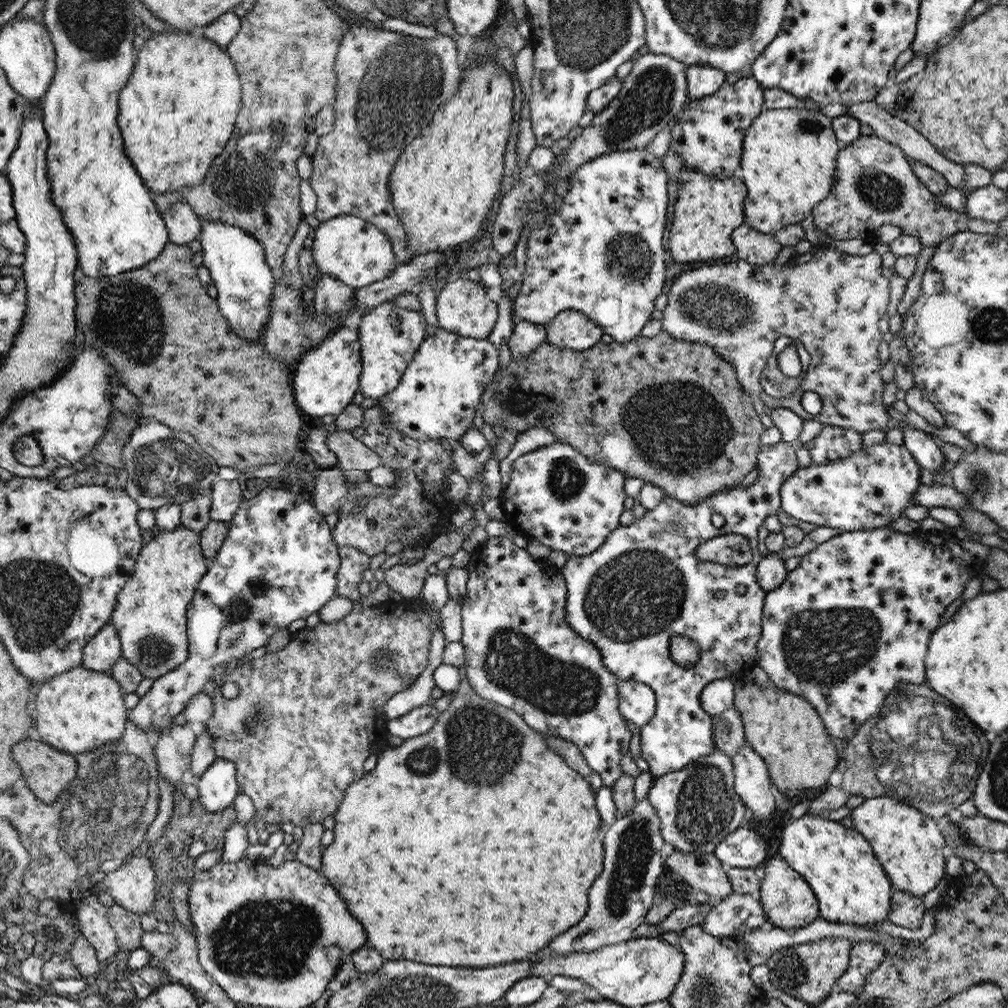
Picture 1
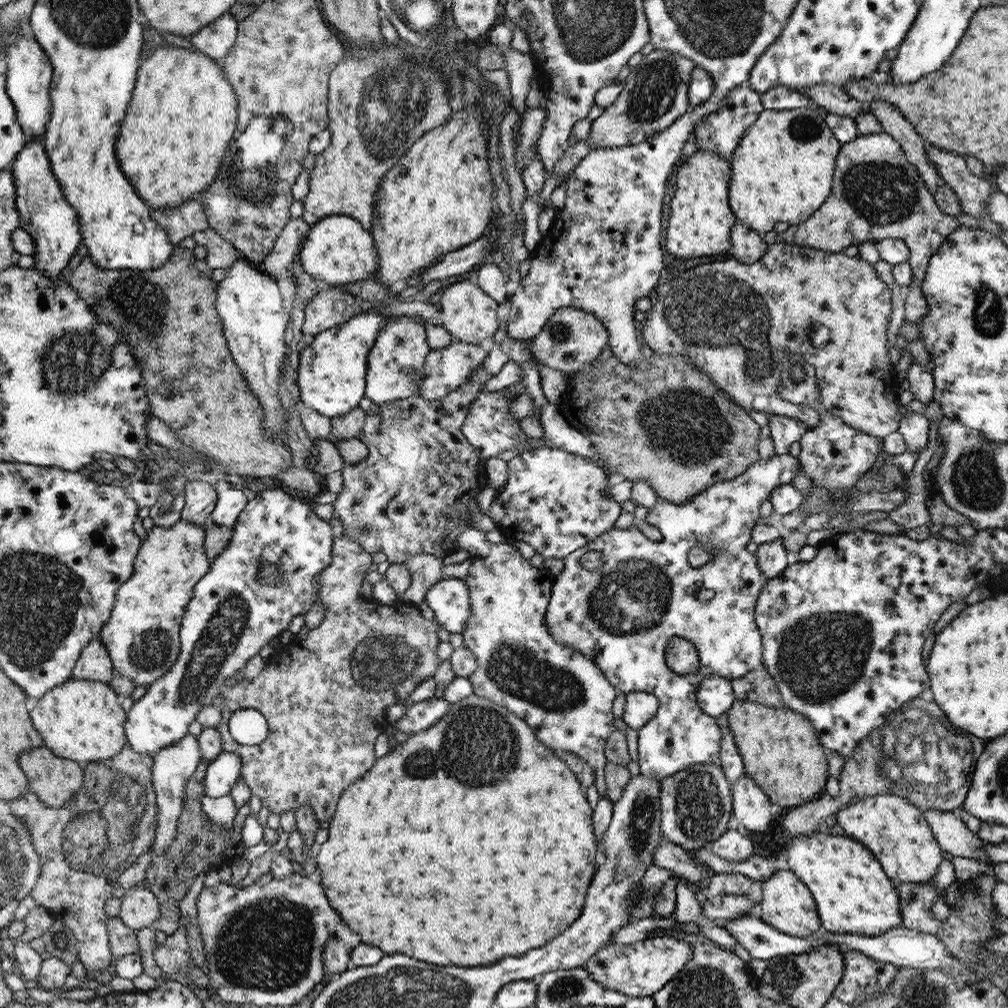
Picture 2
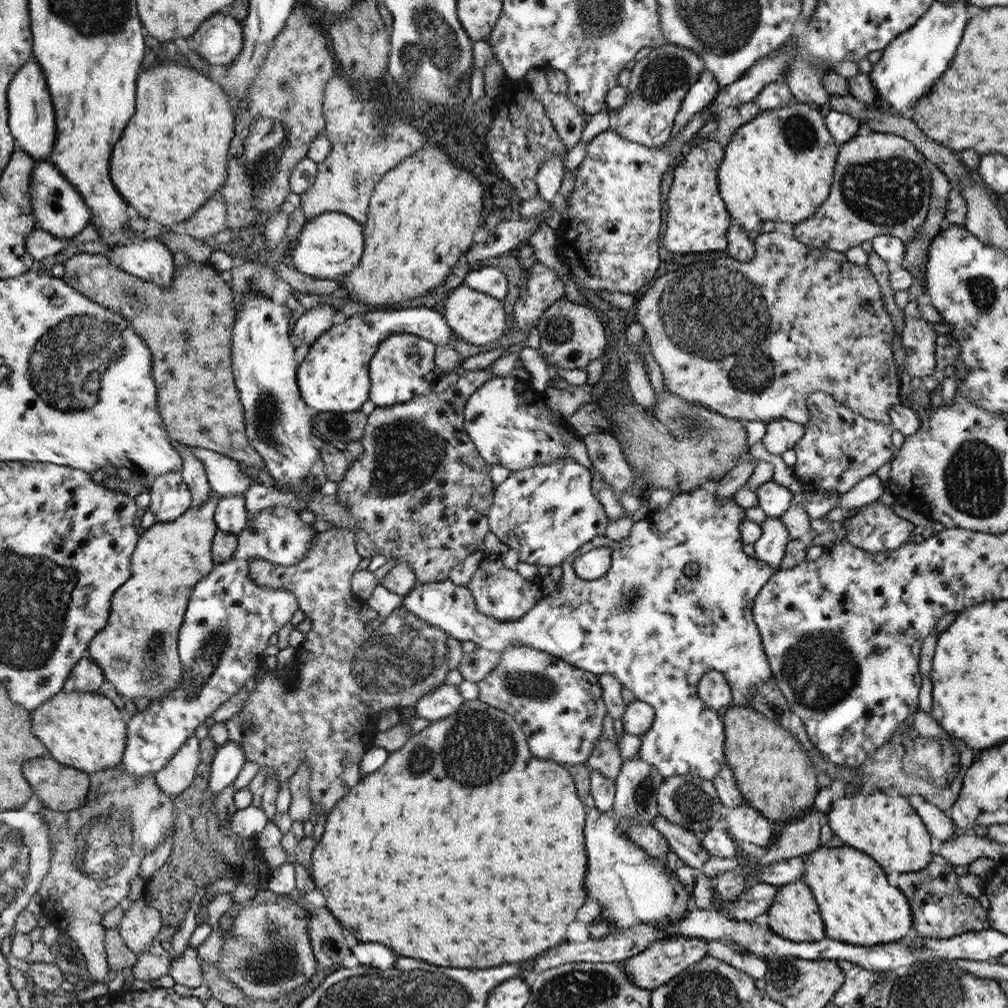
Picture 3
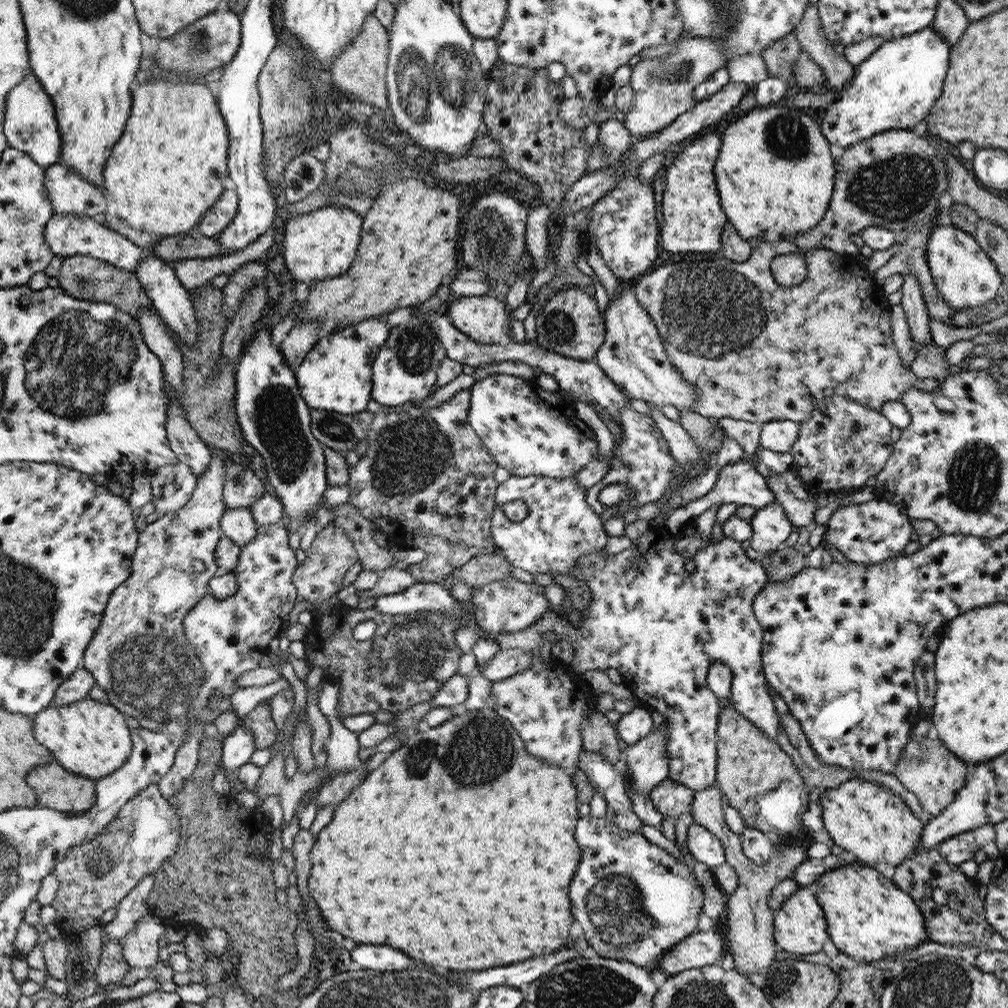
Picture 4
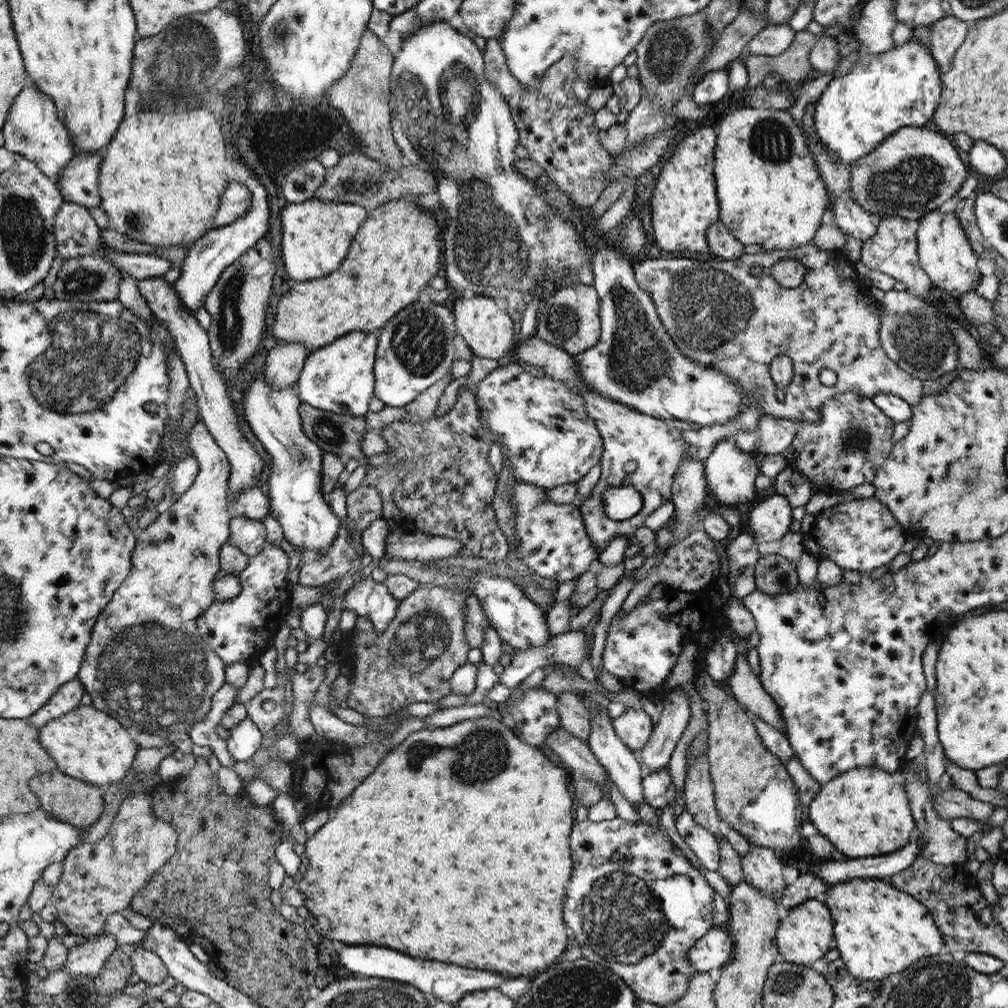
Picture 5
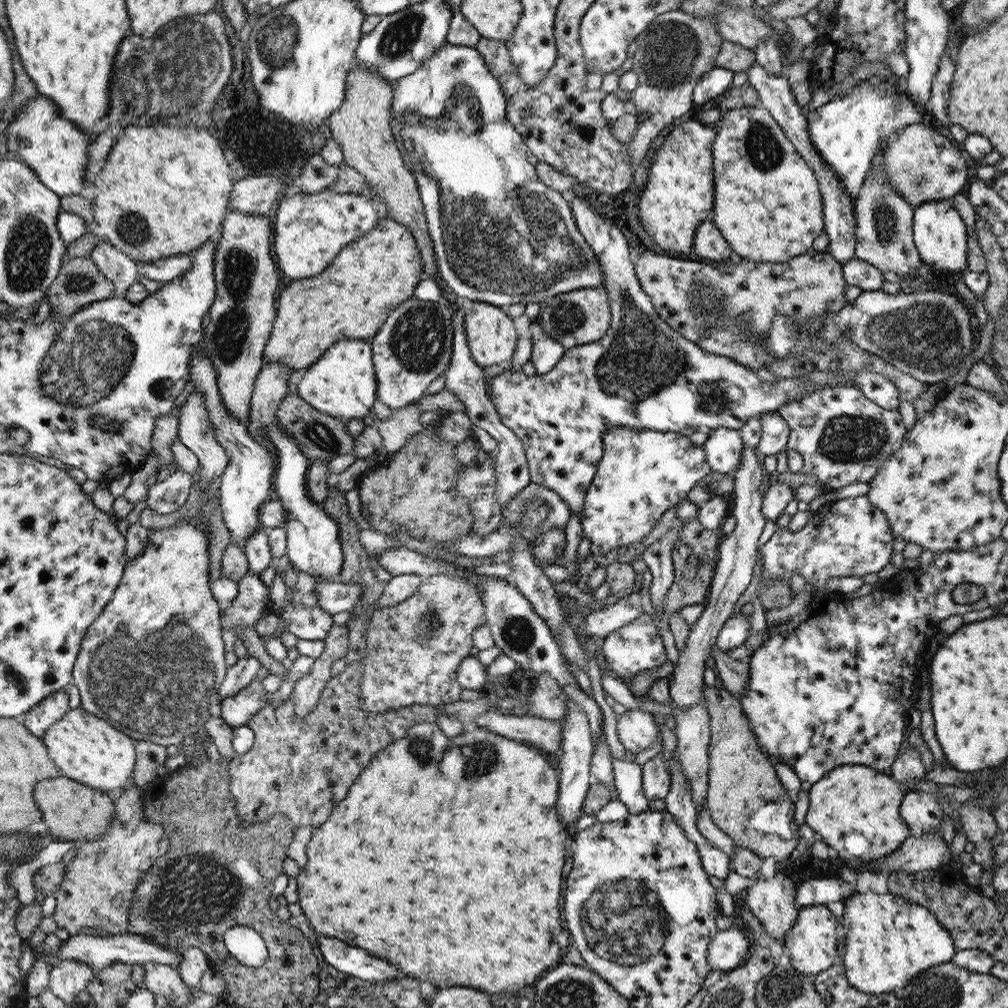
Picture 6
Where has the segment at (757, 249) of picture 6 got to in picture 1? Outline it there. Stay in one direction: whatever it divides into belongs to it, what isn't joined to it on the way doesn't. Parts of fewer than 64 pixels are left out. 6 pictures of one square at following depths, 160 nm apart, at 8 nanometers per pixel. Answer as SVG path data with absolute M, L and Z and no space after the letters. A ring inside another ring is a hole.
M804 106L763 111L745 134L744 153L741 157L739 177L748 187L745 202L745 224L760 233L775 235L787 226L798 224L824 199L829 197L836 170L838 140L832 132L833 122L820 111Z

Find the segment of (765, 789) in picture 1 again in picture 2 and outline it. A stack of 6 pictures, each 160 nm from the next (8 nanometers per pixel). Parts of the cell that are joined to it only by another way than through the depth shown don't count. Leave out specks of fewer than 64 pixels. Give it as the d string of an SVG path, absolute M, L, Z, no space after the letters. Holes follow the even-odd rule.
M745 772L733 788L734 819L739 829L764 832L773 820L770 799Z

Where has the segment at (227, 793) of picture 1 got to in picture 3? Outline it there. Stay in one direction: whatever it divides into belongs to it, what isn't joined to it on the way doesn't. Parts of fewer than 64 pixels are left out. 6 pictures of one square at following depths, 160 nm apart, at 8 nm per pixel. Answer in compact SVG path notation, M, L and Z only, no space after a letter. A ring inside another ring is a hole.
M226 742L216 750L209 778L209 787L214 795L233 784L246 763L246 756L236 742Z

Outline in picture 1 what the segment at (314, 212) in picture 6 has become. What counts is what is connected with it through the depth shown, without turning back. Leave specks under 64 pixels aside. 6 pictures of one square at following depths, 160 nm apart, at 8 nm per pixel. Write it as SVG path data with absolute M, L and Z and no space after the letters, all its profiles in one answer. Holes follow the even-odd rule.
M351 215L324 221L308 241L319 275L329 275L353 289L373 285L390 277L398 268L393 244L374 224Z

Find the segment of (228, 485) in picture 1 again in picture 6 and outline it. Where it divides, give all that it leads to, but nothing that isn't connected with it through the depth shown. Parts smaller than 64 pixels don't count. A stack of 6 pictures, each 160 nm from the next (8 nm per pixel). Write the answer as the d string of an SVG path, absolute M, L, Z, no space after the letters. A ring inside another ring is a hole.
M268 531L255 532L240 544L249 562L249 572L267 574L273 566L272 547L269 545Z

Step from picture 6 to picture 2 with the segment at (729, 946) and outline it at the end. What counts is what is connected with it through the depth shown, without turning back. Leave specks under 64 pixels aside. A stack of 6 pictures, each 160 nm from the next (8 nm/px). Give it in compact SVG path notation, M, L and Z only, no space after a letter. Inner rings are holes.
M676 934L650 937L634 944L610 944L586 962L584 968L610 990L620 991L631 997L651 997L673 980L692 959L693 946Z

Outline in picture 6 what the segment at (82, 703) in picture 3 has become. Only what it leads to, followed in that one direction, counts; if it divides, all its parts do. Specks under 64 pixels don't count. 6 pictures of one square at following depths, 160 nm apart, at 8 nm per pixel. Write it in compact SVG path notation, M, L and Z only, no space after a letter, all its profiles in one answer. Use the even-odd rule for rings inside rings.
M80 708L71 709L60 721L56 722L56 725L46 731L41 741L48 748L53 762L57 766L62 766L62 776L101 791L117 792L118 788L126 786L126 782L129 782L133 773L136 772L137 752L134 752L132 738L112 727L108 721Z

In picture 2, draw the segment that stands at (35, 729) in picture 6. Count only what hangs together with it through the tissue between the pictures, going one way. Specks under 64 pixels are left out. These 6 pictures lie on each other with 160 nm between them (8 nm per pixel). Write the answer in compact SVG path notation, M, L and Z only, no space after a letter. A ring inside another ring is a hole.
M97 637L81 653L77 665L73 668L72 678L110 683L113 674L111 656L108 654L106 646Z

